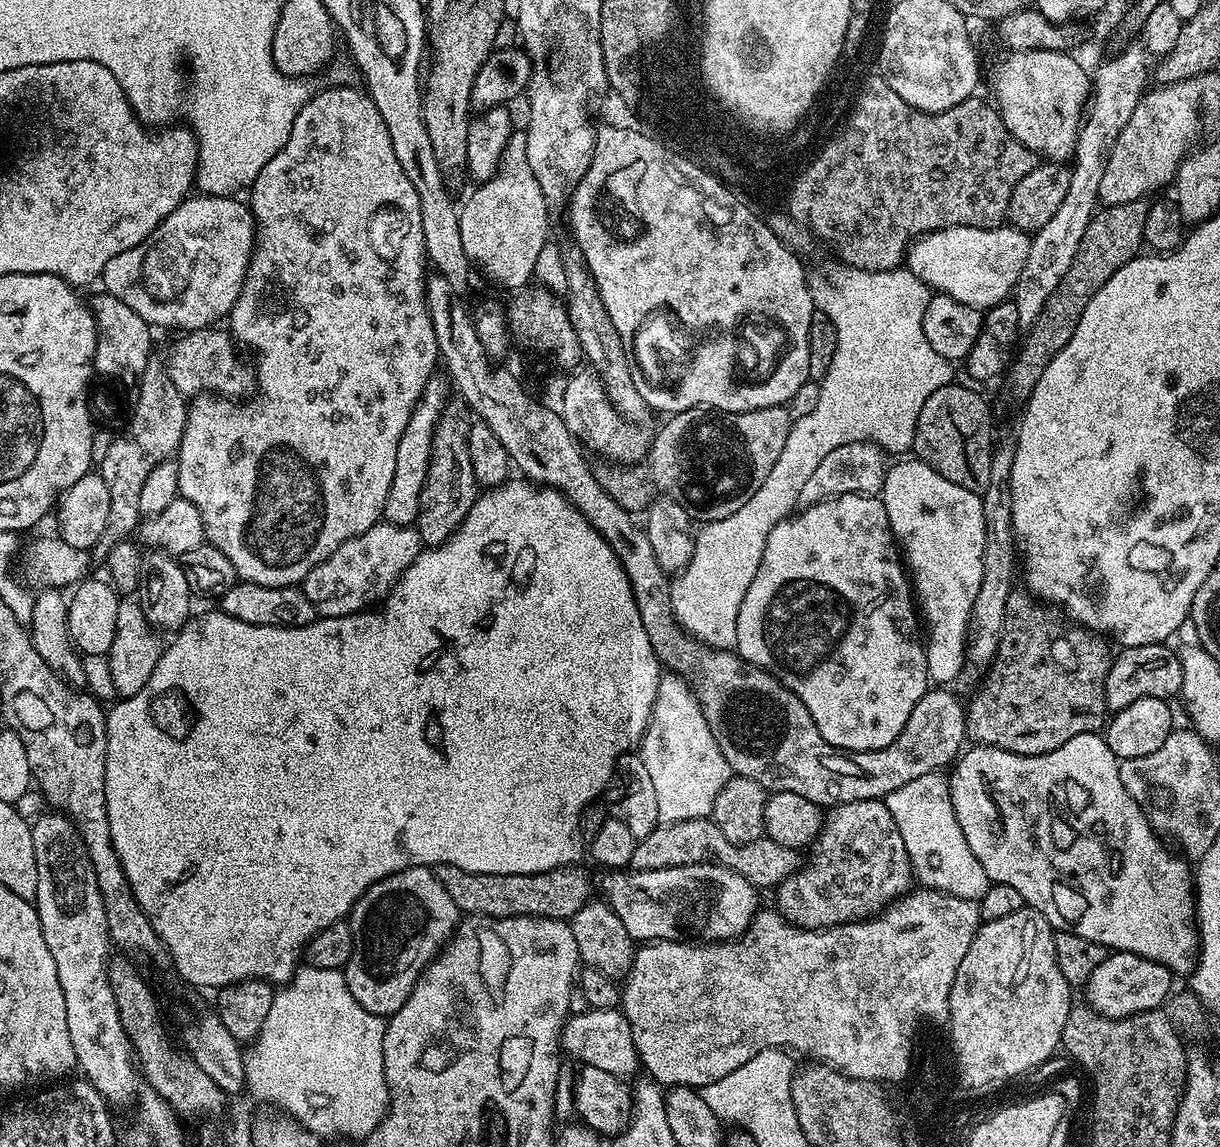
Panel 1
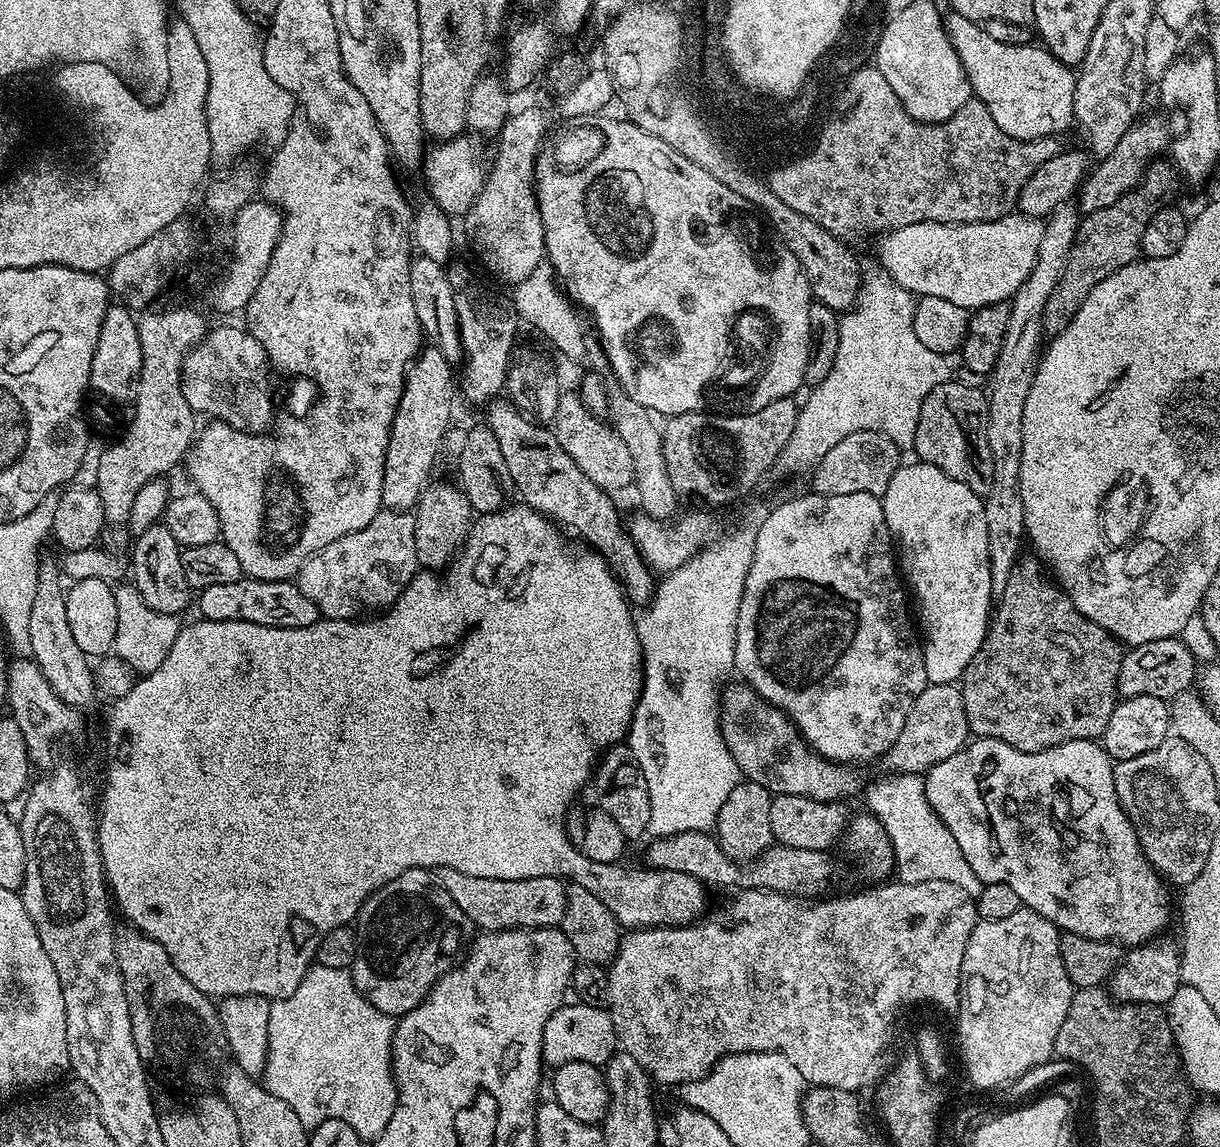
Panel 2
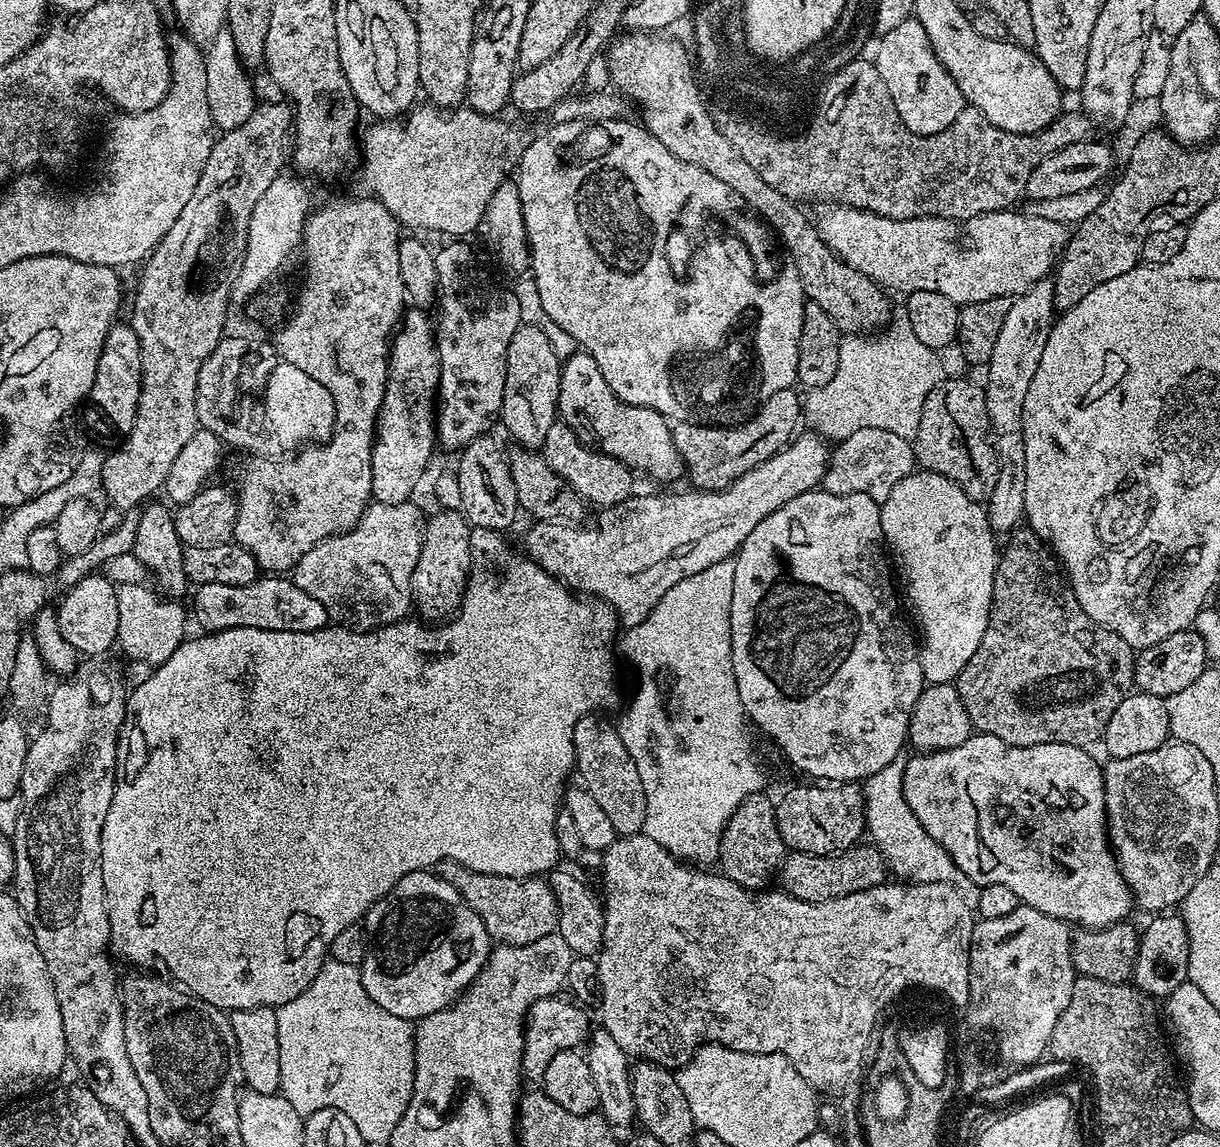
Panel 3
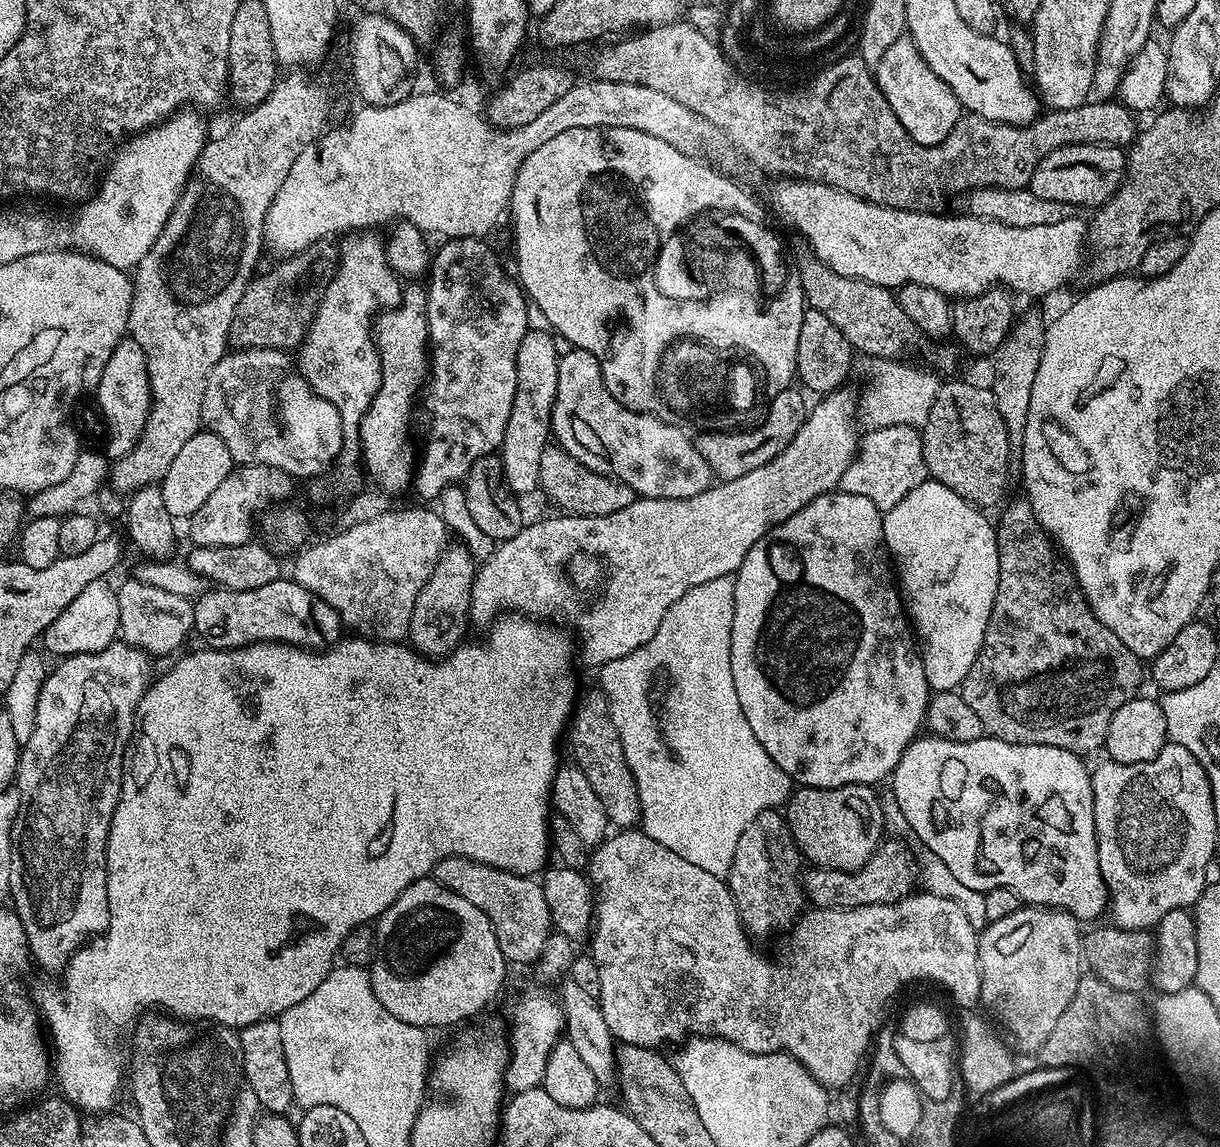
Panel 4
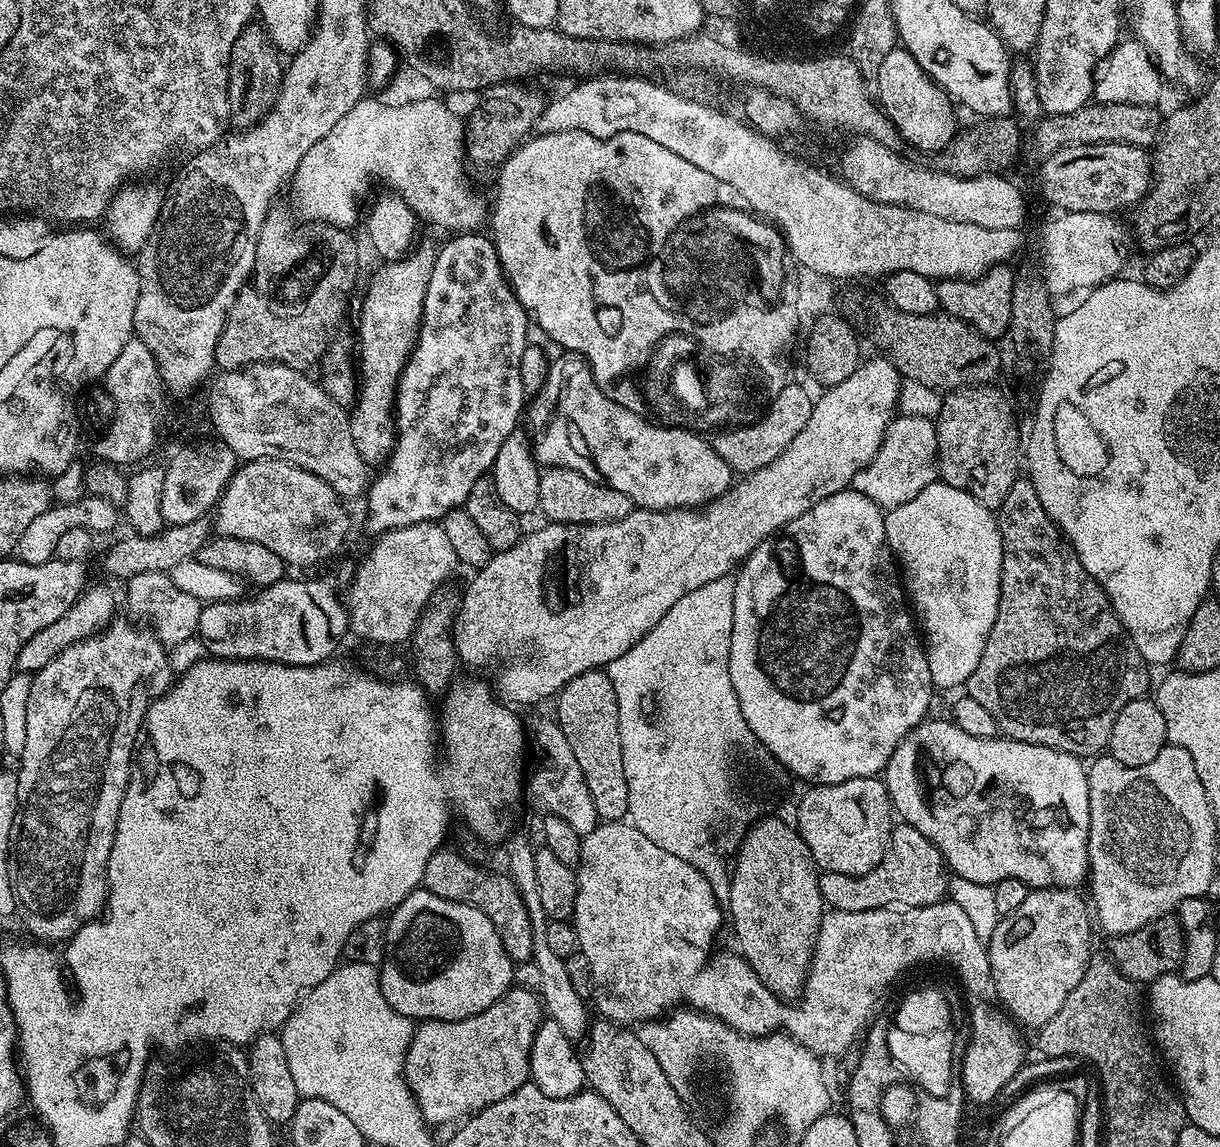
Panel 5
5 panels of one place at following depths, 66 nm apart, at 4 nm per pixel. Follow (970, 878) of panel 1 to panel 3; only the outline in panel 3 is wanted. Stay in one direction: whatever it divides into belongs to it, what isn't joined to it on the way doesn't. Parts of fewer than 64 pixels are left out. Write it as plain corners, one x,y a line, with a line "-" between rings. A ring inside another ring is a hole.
899,763
886,766
878,770
878,774
869,776
863,781
862,791
864,794
864,823
867,835
872,835
871,843
879,848
887,867
893,877
909,884
929,884
930,882
942,882
954,886
966,898
975,897
978,886
950,858
948,851
914,818
910,806
904,797
904,774

